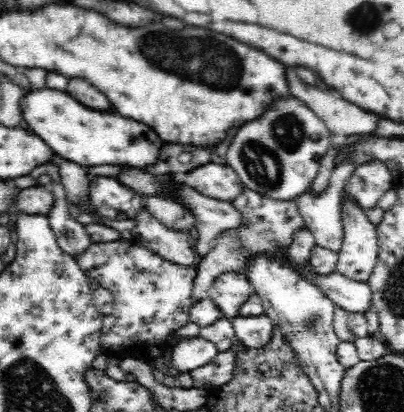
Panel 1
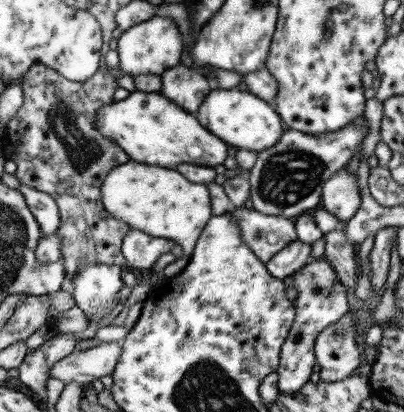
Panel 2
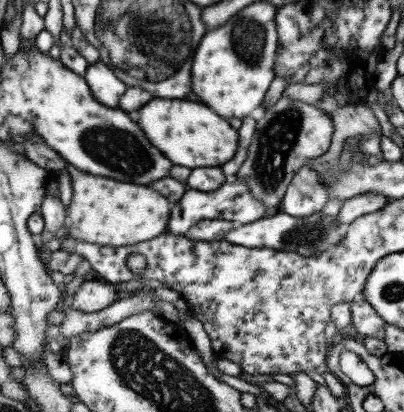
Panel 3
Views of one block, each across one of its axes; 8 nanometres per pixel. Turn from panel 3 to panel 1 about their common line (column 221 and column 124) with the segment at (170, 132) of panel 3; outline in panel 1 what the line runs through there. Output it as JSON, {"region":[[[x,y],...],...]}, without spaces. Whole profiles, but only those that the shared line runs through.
{"region":[[[44,88],[28,92],[18,100],[18,108],[24,122],[50,146],[54,154],[82,168],[88,168],[92,164],[126,164],[128,168],[138,166],[138,170],[142,170],[146,164],[156,160],[158,148],[162,144],[156,132],[152,132],[144,124],[114,114],[88,110],[86,106],[74,102],[68,94],[58,90]]]}

